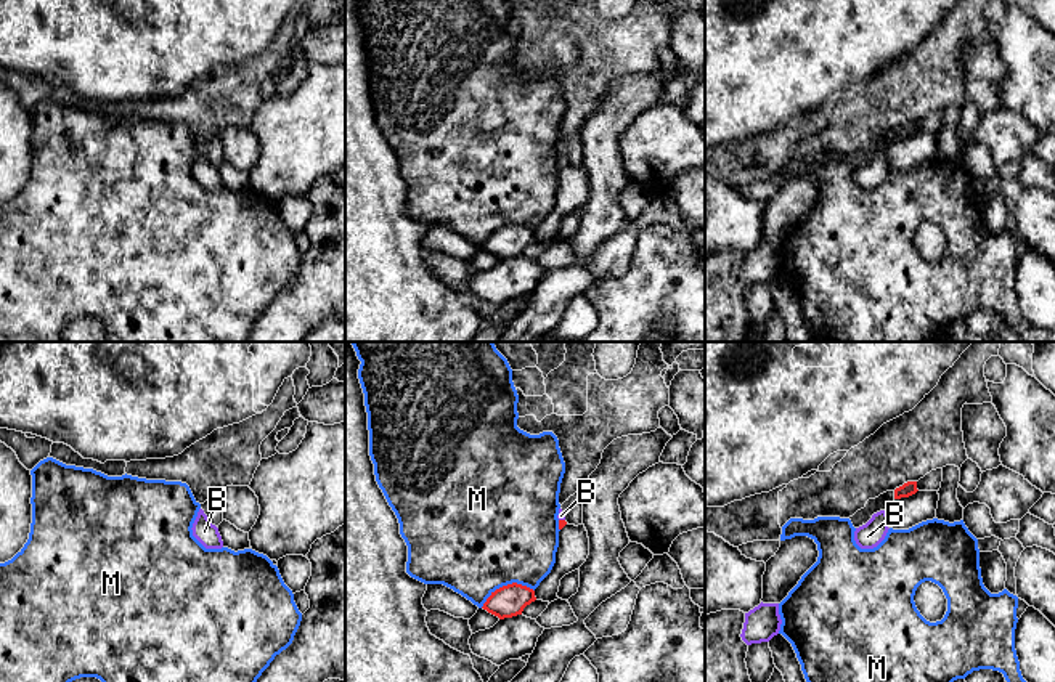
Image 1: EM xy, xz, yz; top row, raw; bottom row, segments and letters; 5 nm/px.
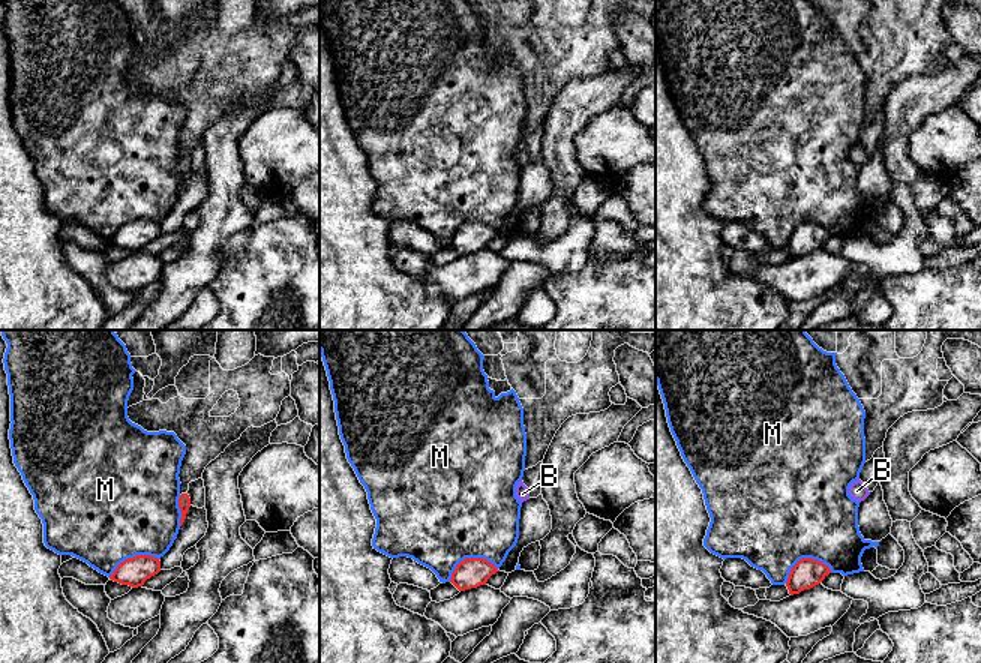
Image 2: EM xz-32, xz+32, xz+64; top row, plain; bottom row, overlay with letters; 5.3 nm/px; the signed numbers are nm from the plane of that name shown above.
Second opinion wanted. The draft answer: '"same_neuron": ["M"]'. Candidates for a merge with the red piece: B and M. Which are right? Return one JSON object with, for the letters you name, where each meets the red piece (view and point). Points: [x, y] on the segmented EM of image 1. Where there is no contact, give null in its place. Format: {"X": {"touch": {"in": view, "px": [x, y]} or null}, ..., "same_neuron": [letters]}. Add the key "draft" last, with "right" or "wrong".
{"B": {"touch": {"in": "xz", "px": [562, 520]}}, "same_neuron": ["B"], "draft": "wrong"}

